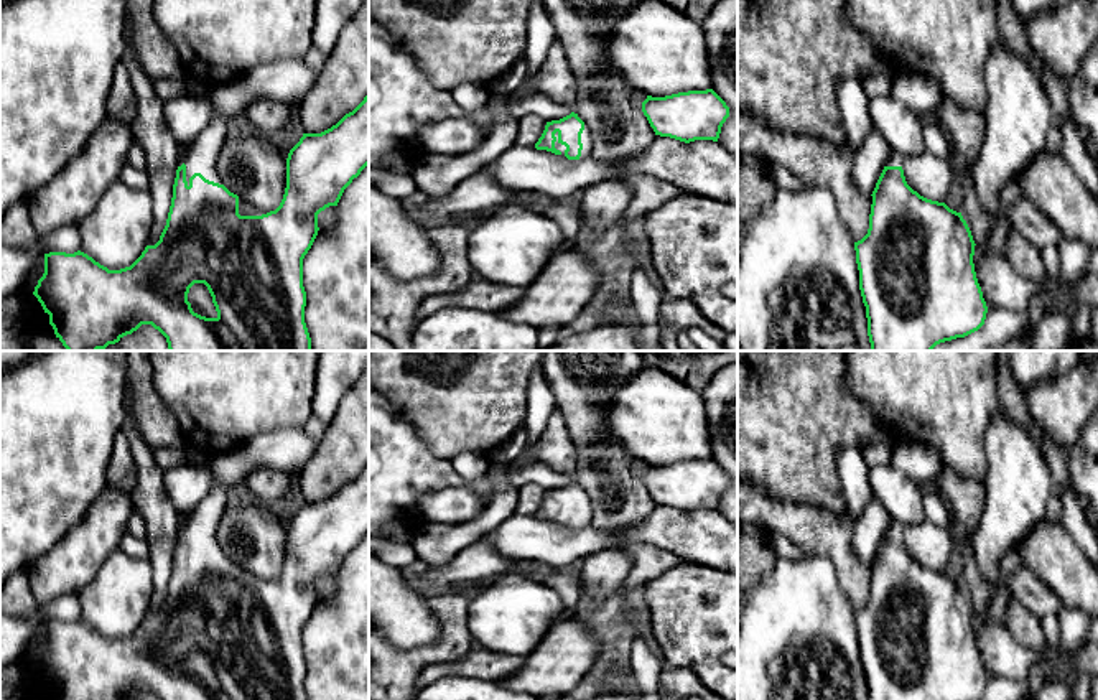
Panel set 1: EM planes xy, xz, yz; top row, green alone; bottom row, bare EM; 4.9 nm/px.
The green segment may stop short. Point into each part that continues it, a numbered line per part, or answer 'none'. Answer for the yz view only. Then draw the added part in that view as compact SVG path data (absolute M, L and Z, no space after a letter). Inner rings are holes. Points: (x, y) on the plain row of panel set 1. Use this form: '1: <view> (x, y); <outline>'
1: yz (894, 527); M891 519L884 535L902 535L902 534L904 534L904 525Z

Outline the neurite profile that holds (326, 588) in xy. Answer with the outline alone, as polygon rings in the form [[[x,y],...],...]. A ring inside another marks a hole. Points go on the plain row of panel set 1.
[[[329,575],[318,583],[318,603],[329,601],[336,593],[337,575]]]

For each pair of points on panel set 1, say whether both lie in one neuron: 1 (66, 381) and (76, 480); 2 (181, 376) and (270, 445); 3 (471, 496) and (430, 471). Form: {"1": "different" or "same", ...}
{"1": "same", "2": "different", "3": "different"}

